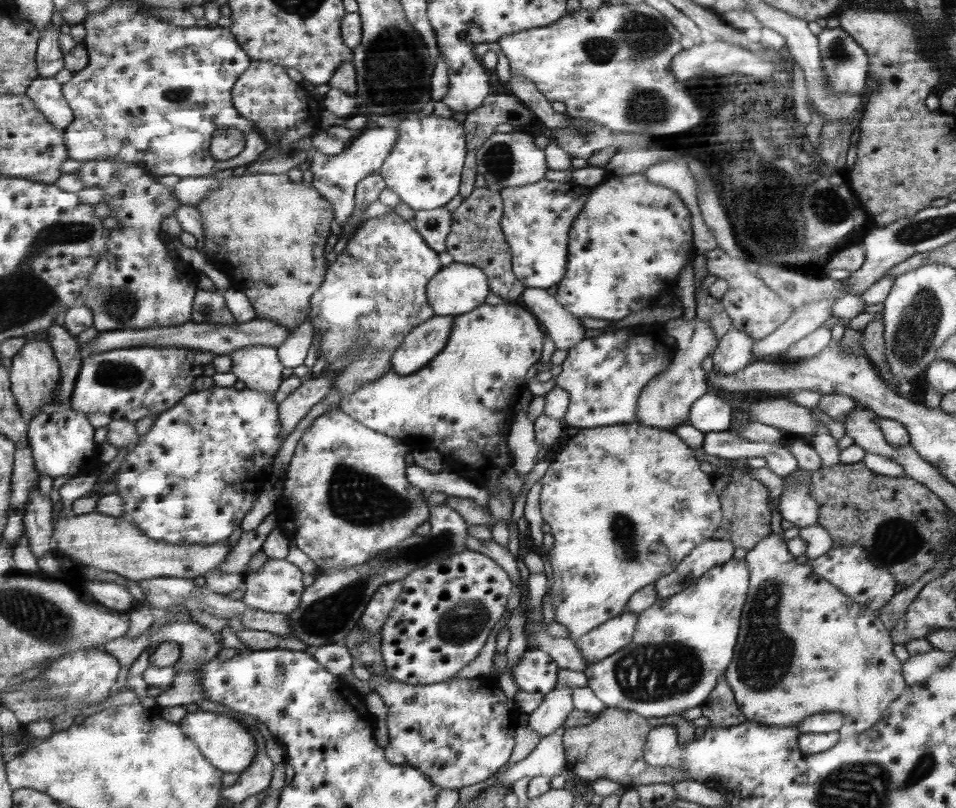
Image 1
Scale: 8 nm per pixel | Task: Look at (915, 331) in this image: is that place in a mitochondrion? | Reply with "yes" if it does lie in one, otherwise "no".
yes

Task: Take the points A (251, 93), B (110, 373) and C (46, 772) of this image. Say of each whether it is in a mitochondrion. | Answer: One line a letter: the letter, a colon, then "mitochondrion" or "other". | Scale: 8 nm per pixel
A: other
B: mitochondrion
C: other

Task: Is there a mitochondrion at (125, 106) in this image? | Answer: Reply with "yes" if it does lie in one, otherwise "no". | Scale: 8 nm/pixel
no

